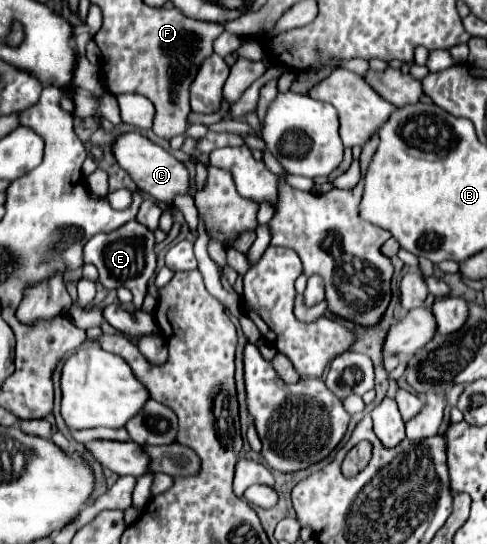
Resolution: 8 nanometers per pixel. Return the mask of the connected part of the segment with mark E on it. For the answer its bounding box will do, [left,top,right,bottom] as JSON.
[83,221,157,309]

